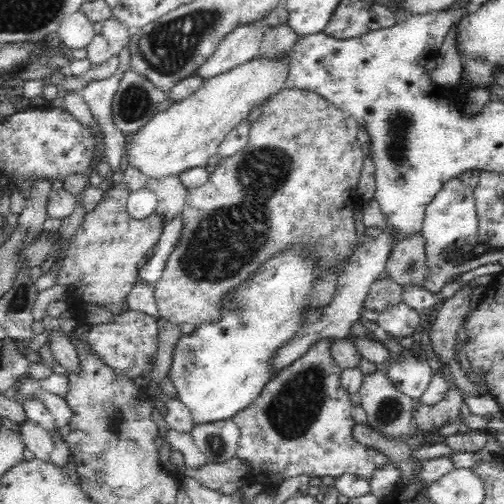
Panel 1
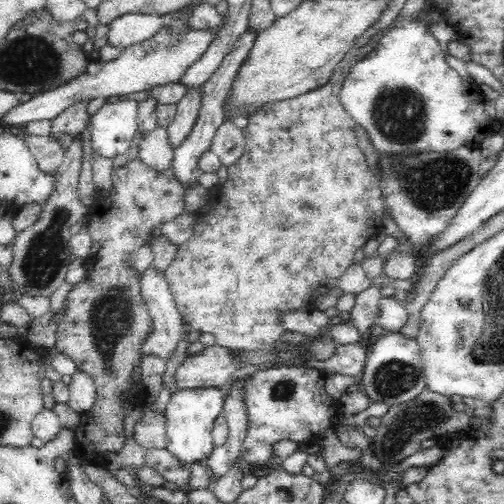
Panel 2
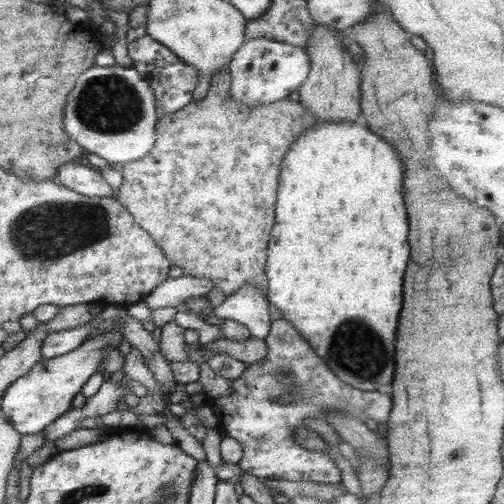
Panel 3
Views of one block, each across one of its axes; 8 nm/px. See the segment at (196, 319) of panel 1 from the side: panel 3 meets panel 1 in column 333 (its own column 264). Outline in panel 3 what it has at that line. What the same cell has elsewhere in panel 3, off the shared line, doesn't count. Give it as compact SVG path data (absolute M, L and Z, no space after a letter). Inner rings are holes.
M223 70L215 76L205 100L195 100L181 112L159 116L155 150L147 158L129 162L121 168L125 182L117 198L131 210L139 226L153 236L155 244L167 254L167 260L171 260L173 266L185 268L187 276L211 280L227 298L243 288L255 288L269 300L271 282L267 264L277 224L283 162L291 152L291 146L295 146L305 132L319 126L319 120L307 112L301 102L289 98L277 100L271 106L251 108L245 102L239 102L231 94L231 88L233 74L231 70Z

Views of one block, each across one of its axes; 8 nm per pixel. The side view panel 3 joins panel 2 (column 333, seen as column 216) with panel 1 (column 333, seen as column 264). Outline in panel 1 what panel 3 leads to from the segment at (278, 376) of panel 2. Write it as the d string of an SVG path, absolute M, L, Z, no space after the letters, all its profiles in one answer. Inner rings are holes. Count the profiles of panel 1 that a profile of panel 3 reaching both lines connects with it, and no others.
M322 340L308 350L308 354L300 360L296 360L292 366L288 366L284 372L280 372L276 378L272 378L258 398L254 398L244 410L240 410L234 416L234 422L240 428L240 440L238 440L238 458L244 458L252 464L252 474L248 476L248 482L256 484L280 484L282 480L292 480L294 476L308 474L312 476L332 476L338 480L344 474L354 474L362 478L372 478L372 470L378 468L386 456L380 454L376 448L364 446L354 438L354 426L358 424L352 416L354 402L350 400L350 394L342 388L342 368L330 358L328 354L328 342Z

